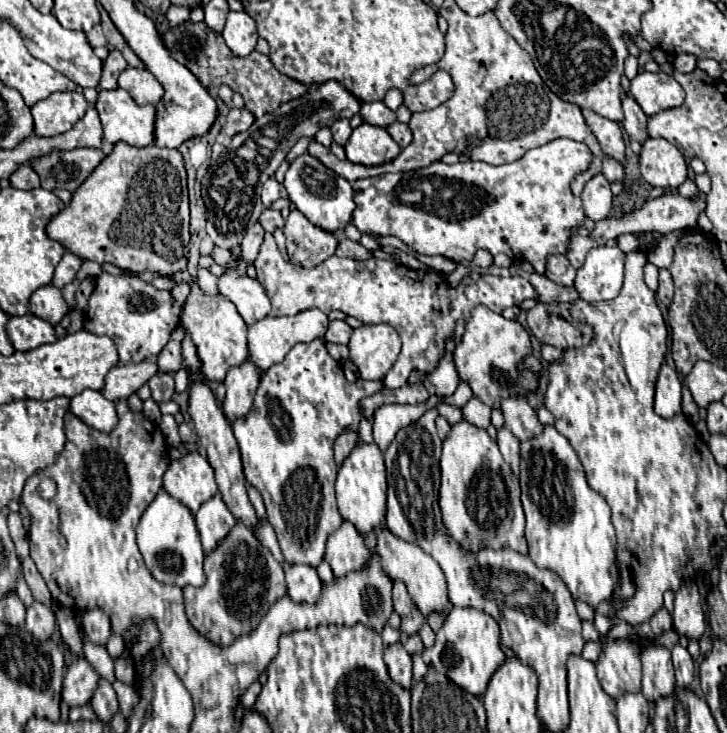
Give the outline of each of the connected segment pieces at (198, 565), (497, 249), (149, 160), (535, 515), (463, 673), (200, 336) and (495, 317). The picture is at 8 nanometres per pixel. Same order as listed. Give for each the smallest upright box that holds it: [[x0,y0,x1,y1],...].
[[138,489,204,587],[352,139,592,275],[48,141,190,277],[520,425,616,607],[422,607,506,697],[182,281,248,383],[454,305,538,409]]

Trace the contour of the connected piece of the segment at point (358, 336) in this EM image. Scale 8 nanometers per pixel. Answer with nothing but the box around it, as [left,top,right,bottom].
[348,323,400,379]

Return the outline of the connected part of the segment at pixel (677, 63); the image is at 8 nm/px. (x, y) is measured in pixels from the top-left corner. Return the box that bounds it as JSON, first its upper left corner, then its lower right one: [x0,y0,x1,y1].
[673,54,697,73]

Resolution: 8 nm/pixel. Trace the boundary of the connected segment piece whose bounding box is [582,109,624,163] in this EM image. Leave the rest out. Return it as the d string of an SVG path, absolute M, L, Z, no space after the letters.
M582 109L582 115L586 119L586 123L590 125L592 133L596 135L602 151L614 159L618 159L620 163L624 163L624 141L622 141L622 131L620 125L616 121L604 119L602 115L596 115L594 111Z

